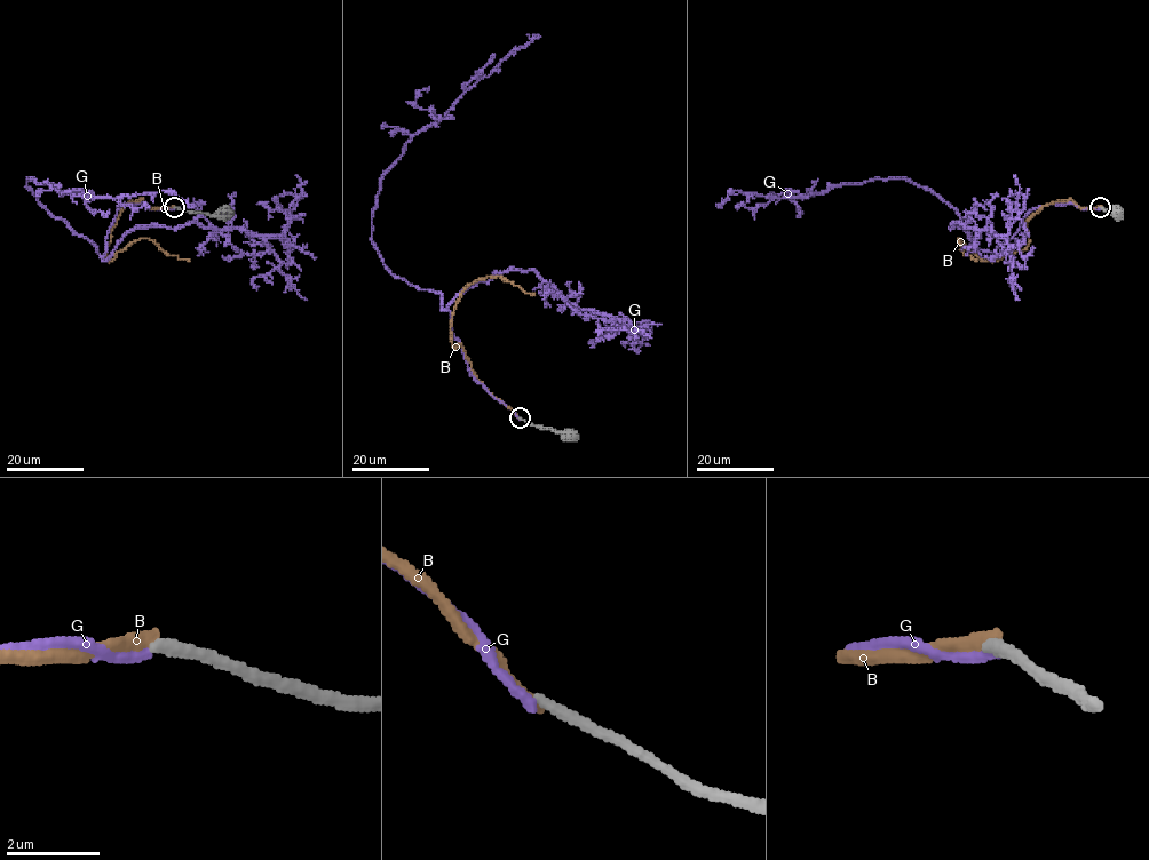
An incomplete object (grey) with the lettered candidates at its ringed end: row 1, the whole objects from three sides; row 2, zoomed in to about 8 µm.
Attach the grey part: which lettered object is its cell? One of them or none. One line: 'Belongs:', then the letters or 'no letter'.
Belongs: B

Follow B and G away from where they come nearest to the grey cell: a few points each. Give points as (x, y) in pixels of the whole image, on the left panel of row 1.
B: (174, 207), (149, 208), (142, 200), (129, 201), (111, 231), (105, 255), (112, 261), (143, 238), (189, 261)
G: (174, 207), (123, 204), (102, 255), (38, 201), (26, 186), (26, 178), (84, 196), (173, 191), (195, 206)

